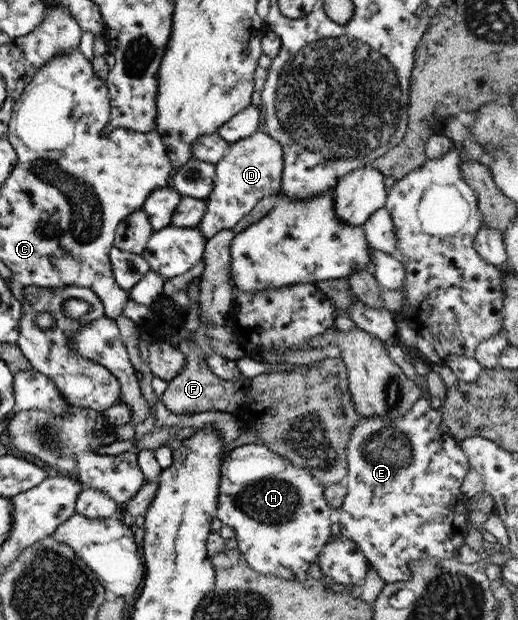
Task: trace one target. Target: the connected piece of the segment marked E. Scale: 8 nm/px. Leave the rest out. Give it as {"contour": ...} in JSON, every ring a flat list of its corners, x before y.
{"contour":[[420,398,414,403,414,406,404,415,396,420,390,420,386,417,361,417,360,421,352,427,350,431,350,440,346,447,348,474,343,481,347,488,347,494,344,498,342,506,338,509,340,518,338,518,338,526,342,536,346,536,348,540,352,540,360,552,366,556,368,564,372,569,378,572,378,576,382,578,385,584,390,582,406,582,412,578,411,567,408,565,409,560,448,560,448,558,457,558,458,550,462,548,464,539,468,534,468,524,471,514,466,506,468,498,462,493,462,482,471,469,466,454,462,451,459,441,457,441,450,433,449,428,443,423,442,413,437,408,430,405,430,401]]}

